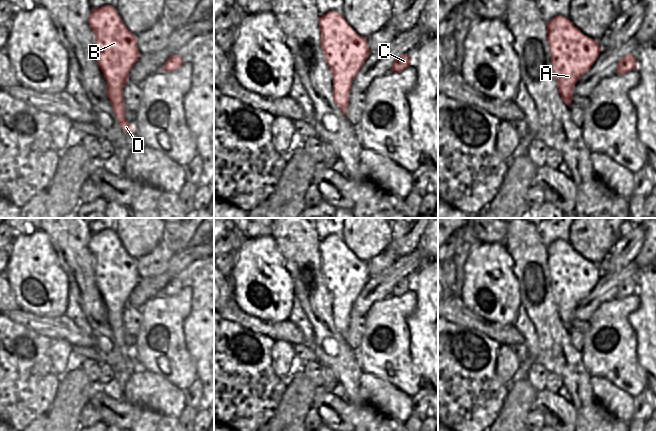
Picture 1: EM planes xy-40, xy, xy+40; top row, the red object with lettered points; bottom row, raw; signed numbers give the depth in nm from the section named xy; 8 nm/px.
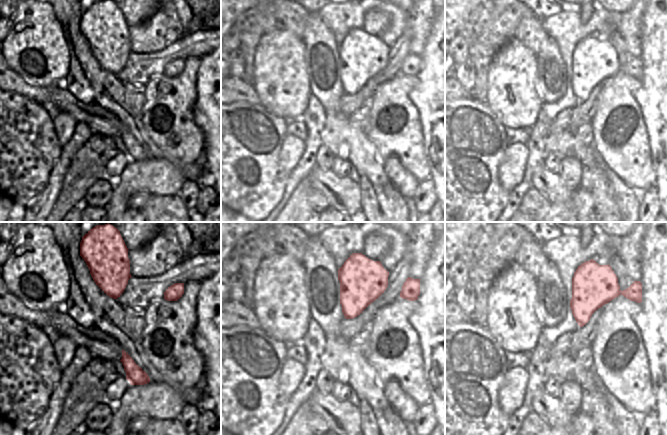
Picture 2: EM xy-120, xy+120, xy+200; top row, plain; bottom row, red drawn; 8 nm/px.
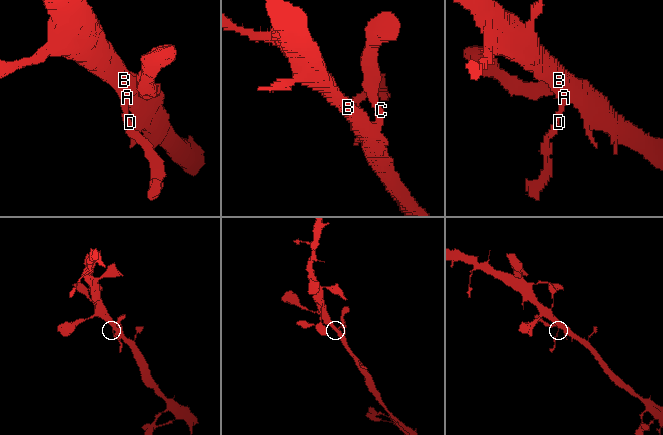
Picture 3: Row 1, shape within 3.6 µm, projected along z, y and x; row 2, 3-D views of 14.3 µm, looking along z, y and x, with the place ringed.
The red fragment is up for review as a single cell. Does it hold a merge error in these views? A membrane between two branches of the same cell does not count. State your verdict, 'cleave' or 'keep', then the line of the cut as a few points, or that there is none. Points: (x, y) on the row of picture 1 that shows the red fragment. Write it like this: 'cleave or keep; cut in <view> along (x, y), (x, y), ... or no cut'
keep; no cut

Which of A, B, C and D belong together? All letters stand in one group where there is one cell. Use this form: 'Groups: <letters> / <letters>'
Groups: A B C D

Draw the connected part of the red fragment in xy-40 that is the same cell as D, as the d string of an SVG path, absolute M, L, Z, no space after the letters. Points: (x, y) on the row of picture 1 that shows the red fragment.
M110 5L93 9L89 16L89 26L95 34L95 60L107 82L107 96L113 108L113 112L121 128L126 133L134 135L132 125L130 125L125 118L123 88L129 81L129 72L141 56L137 48L137 38L125 26L117 9Z

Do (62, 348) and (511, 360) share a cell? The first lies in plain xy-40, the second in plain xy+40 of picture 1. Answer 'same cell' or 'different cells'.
same cell

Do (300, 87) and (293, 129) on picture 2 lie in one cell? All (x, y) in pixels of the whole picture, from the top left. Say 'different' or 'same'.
different

